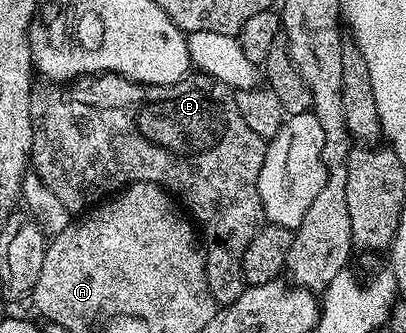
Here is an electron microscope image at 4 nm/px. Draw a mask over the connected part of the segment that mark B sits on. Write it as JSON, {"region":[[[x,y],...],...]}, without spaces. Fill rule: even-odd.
{"region":[[[102,73],[77,79],[63,91],[56,93],[56,97],[48,97],[48,101],[44,101],[44,175],[39,179],[55,200],[57,197],[66,208],[80,209],[79,211],[87,210],[113,196],[125,185],[131,185],[133,181],[149,181],[155,185],[161,185],[187,210],[191,220],[198,226],[199,232],[202,234],[208,290],[217,306],[223,307],[234,303],[234,299],[238,299],[242,295],[242,291],[246,287],[242,275],[242,255],[246,255],[246,247],[250,247],[250,239],[254,239],[254,235],[258,235],[261,225],[265,224],[262,199],[258,195],[258,175],[262,171],[265,148],[265,138],[254,135],[254,131],[250,131],[250,127],[246,127],[242,115],[238,115],[233,90],[212,77],[189,75],[173,85],[139,85],[136,81],[128,81],[114,73]]]}

